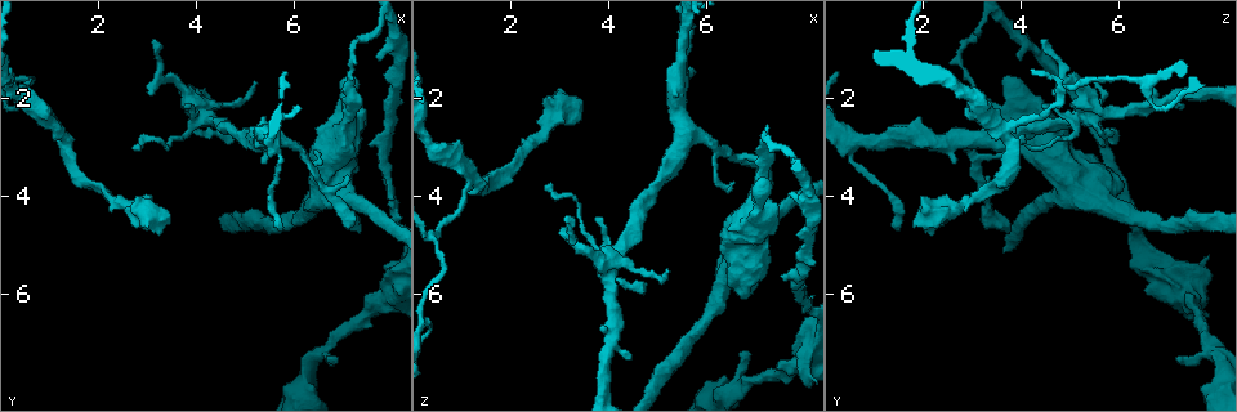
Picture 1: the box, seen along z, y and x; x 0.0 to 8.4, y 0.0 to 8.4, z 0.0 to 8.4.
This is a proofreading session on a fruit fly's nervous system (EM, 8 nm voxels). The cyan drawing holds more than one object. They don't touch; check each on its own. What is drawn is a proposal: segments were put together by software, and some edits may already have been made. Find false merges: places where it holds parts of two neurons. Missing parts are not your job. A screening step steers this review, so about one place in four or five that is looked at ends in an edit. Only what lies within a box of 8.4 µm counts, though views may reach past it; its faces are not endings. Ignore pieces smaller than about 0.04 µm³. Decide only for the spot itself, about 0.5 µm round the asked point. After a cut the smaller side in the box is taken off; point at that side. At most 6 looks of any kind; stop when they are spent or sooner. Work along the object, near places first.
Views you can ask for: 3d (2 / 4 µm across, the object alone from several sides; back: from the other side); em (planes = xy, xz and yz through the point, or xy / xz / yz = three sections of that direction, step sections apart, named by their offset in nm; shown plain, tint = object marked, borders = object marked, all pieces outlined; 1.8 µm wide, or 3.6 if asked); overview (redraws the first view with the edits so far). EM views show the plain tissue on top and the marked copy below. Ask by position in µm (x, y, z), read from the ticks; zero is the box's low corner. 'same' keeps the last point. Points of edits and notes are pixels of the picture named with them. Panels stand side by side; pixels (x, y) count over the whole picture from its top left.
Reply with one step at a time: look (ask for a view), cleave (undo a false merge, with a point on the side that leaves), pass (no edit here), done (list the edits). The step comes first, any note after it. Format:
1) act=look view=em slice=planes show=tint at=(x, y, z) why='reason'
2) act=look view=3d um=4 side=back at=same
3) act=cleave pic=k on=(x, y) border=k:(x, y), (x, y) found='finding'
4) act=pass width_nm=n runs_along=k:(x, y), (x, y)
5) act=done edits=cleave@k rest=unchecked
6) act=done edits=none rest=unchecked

act=look view=em um=3.6 slice=yz step=16 show=tint at=(5.55, 2.90, 2.65) why='arms part here'

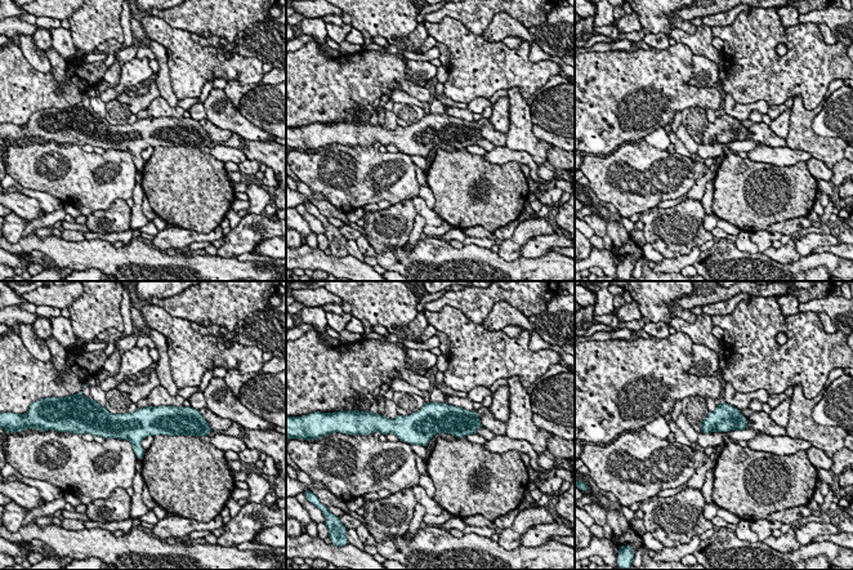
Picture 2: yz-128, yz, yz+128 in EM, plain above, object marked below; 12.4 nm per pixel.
act=look view=em um=3.6 slice=planes show=tint at=same why='cut it another way'

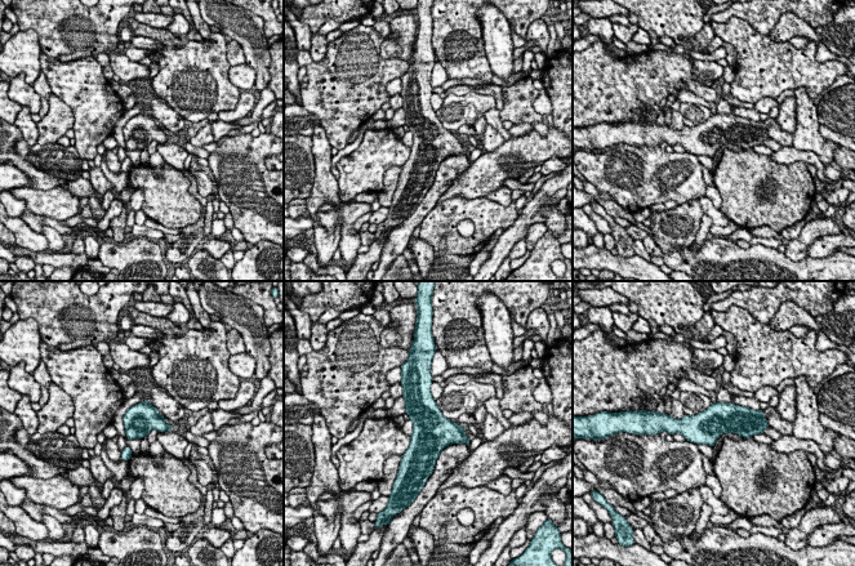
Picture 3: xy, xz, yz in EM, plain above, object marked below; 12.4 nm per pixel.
act=pass width_nm=400 found='continuous, no second neuron'

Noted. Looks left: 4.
act=look view=3d um=4 side=back at=(1.35, 2.80, 3.70)

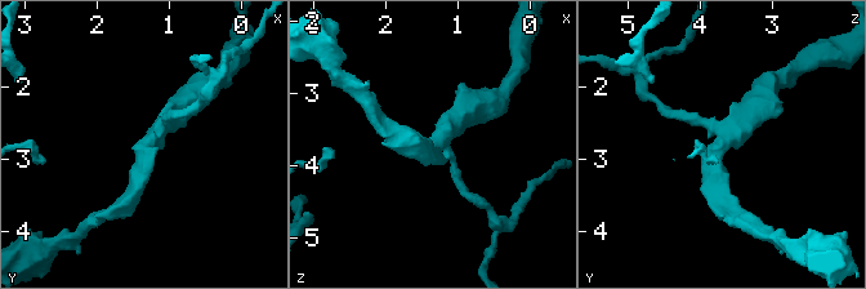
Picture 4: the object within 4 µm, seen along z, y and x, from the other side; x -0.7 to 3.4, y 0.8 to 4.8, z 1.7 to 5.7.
act=look view=em slice=xz step=16 show=tint at=(1.35, 2.85, 3.70) arms=3 why='need the tissue'

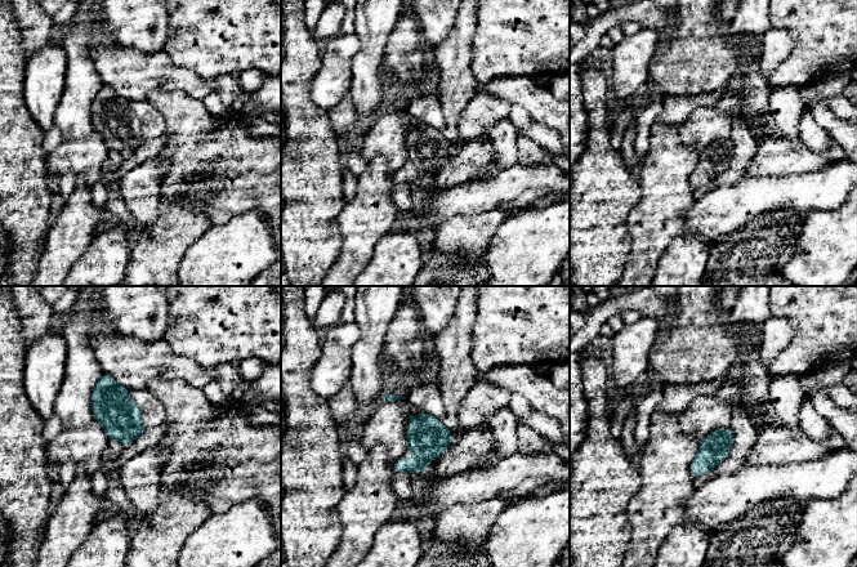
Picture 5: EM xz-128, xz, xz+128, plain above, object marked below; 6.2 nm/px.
act=look view=em slice=planes show=tint at=same

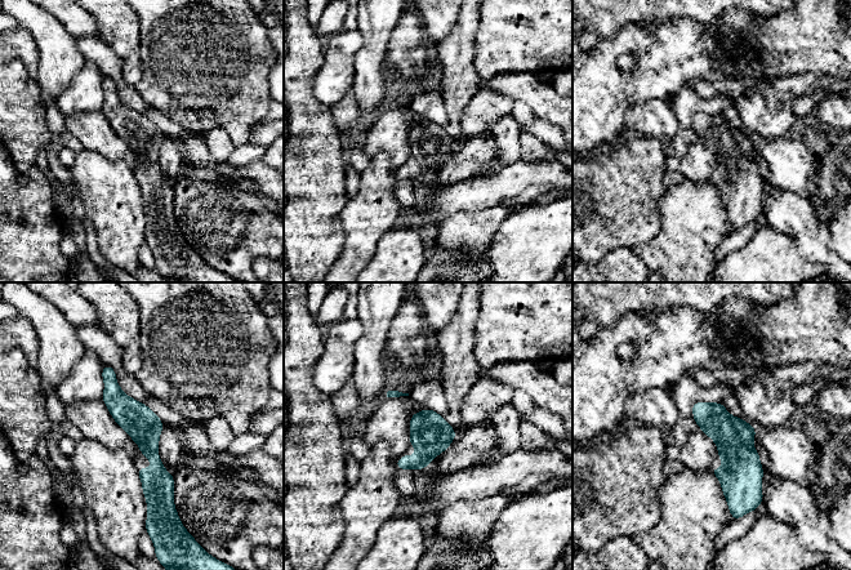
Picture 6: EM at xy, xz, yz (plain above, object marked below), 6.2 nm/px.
act=pass runs_along=6:(106, 369), (147, 435), (154, 503) found='all the same neuron'

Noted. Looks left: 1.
act=done edits=none rest=unchecked

